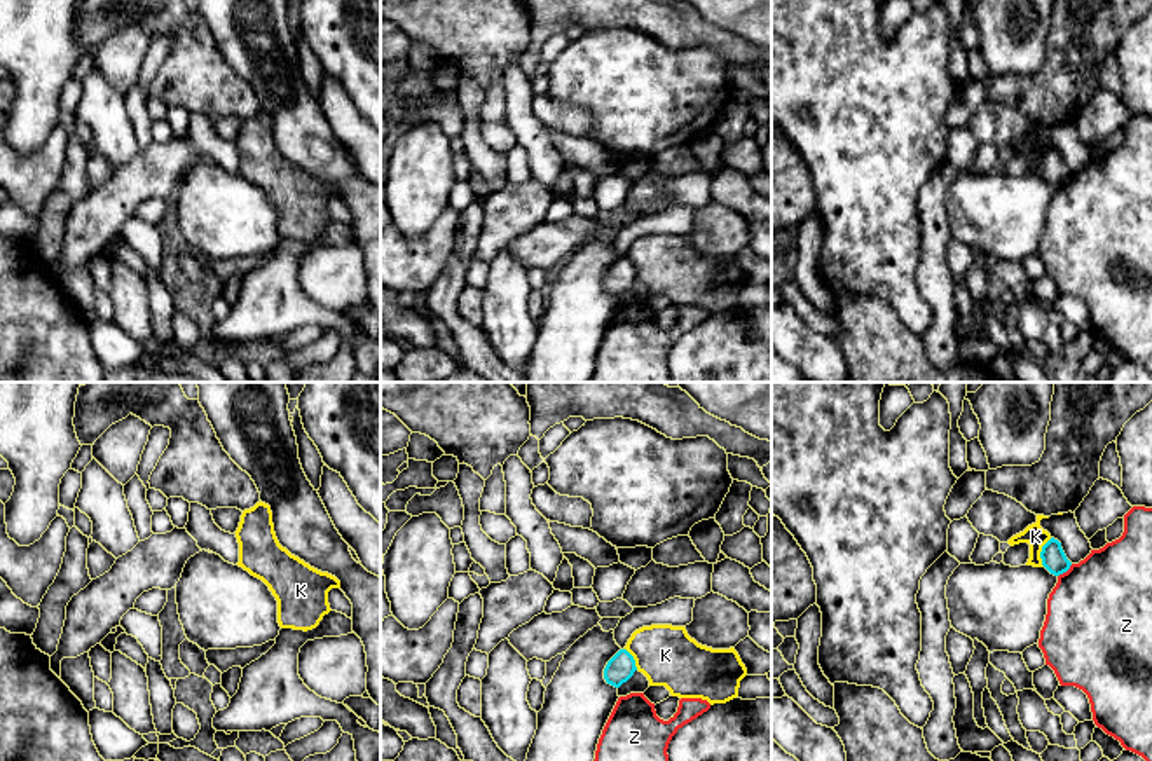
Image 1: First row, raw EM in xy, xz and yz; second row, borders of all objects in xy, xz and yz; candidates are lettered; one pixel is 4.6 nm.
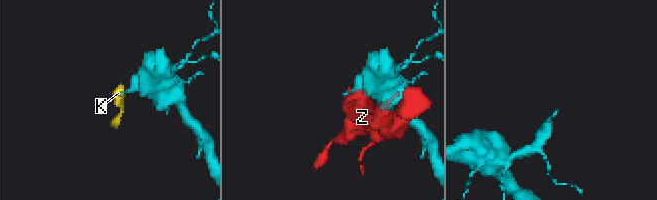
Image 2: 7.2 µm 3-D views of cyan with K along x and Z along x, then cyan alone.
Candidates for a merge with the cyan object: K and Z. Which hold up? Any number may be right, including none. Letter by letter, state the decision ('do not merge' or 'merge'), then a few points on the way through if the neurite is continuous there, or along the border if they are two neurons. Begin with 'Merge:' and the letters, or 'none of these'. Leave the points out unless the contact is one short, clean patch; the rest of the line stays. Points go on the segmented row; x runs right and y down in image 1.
Merge: none of these
K: do not merge | along yz (1051, 538), (1041, 552), (1042, 566)
Z: do not merge

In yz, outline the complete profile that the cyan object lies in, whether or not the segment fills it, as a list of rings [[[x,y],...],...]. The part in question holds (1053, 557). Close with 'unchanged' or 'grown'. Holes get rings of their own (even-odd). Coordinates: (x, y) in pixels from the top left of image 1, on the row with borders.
[[[1051,538],[1040,552],[1042,566],[1054,576],[1066,572],[1072,562],[1066,559],[1061,543]]]; unchanged

